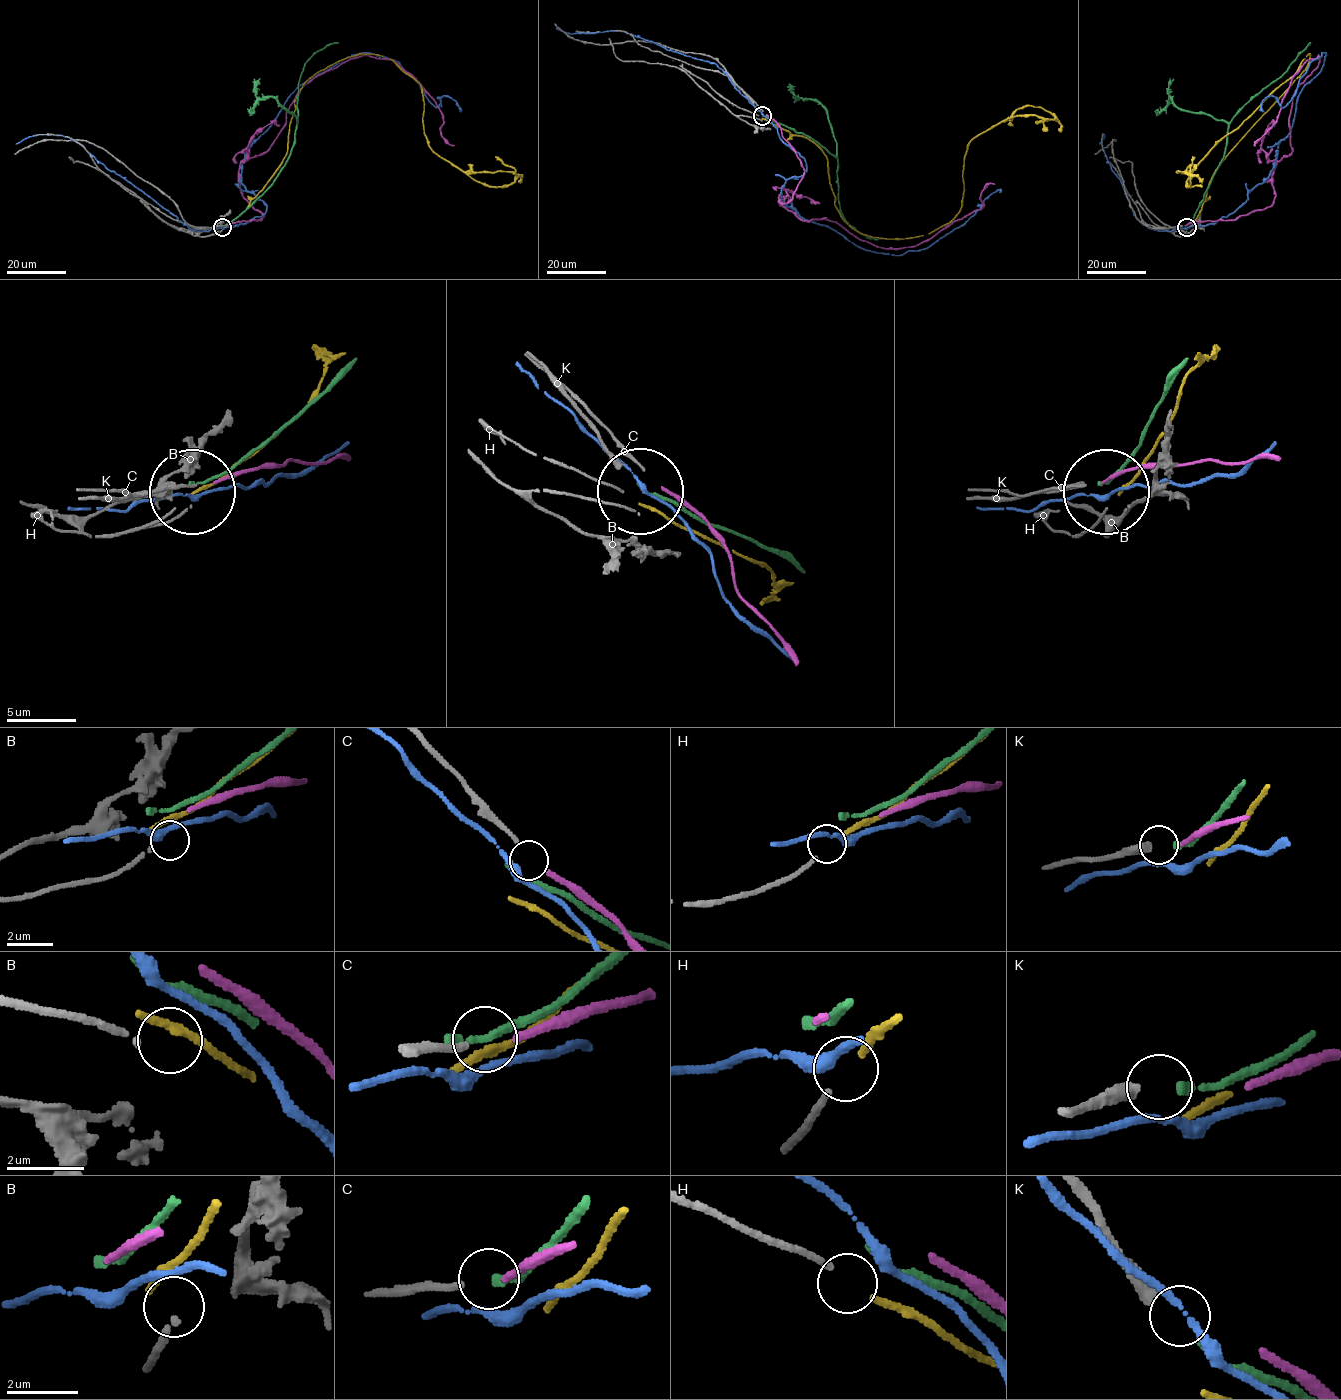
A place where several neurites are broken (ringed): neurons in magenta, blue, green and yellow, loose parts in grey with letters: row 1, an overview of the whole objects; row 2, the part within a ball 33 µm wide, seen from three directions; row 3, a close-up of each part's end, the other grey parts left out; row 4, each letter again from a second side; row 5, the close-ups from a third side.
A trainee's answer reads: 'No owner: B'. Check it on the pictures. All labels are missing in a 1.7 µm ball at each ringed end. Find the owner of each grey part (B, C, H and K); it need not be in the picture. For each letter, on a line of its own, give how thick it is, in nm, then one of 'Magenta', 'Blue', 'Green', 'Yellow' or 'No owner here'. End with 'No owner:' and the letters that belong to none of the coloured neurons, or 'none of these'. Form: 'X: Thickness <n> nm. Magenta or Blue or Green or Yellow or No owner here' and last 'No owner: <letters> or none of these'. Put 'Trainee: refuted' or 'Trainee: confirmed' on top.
Trainee: confirmed
B: Thickness 160 nm. No owner here
C: Thickness 180 nm. Magenta
H: Thickness 180 nm. Yellow
K: Thickness 440 nm. Green
No owner: B

